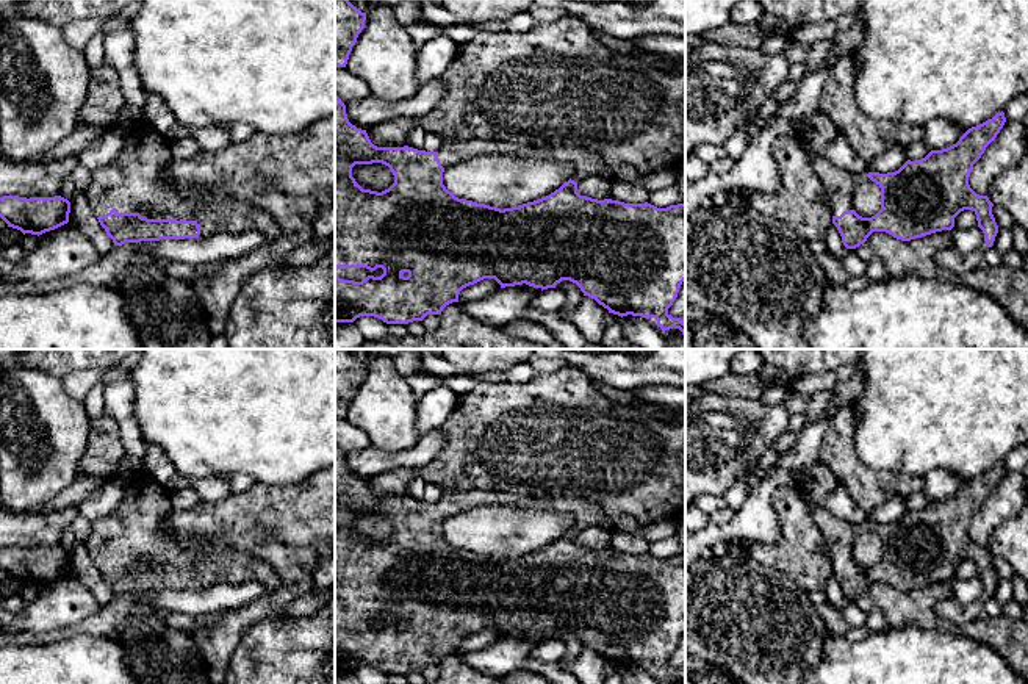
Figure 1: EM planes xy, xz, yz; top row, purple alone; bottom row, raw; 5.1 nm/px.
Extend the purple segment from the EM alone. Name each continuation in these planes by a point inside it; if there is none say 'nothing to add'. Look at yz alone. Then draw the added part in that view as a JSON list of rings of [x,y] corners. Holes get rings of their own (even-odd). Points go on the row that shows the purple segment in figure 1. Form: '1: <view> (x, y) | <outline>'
1: yz (839, 185) | [[[801,136],[796,139],[807,152],[809,161],[823,183],[832,216],[840,216],[843,211],[853,210],[853,191],[861,177],[836,167],[825,155],[814,157],[804,139]]]

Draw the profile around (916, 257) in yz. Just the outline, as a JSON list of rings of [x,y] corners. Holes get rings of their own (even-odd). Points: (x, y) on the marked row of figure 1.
[[[950,230],[936,232],[911,241],[901,241],[886,232],[873,232],[865,241],[873,257],[878,257],[889,277],[901,279],[904,275],[917,275],[922,279],[945,277],[934,255],[953,246],[953,235]]]

